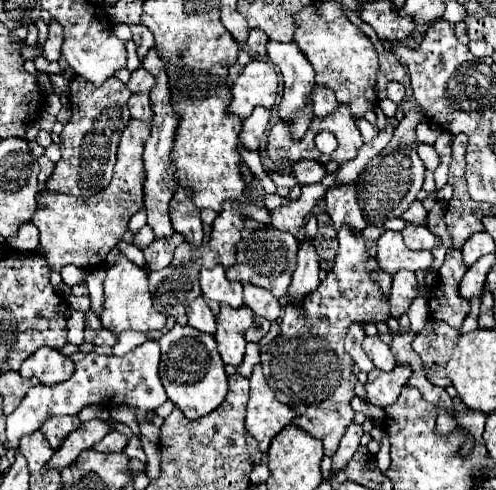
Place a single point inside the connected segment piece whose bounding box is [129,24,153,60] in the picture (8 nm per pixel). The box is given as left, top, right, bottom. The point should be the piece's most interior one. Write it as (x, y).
(142, 37)

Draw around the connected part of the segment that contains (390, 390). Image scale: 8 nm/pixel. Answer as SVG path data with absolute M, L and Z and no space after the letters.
M397 366L391 372L374 368L365 382L367 400L379 408L393 404L401 392L401 388L407 384L409 376L411 376L409 366Z

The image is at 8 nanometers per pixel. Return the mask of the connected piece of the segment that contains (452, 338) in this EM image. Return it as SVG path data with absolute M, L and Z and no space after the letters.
M433 318L425 324L421 334L415 336L413 350L421 356L431 384L441 388L451 386L445 374L445 364L451 358L457 338L459 338L459 332L455 328L451 328L447 322L433 320Z

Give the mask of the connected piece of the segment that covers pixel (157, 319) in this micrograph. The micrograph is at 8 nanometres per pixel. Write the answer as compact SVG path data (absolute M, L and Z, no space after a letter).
M119 254L115 264L107 268L105 276L105 306L101 312L101 324L113 332L123 330L137 330L137 332L149 332L149 330L161 330L167 322L167 316L157 312L153 308L153 300L149 294L149 278L147 270L133 264L125 254Z

